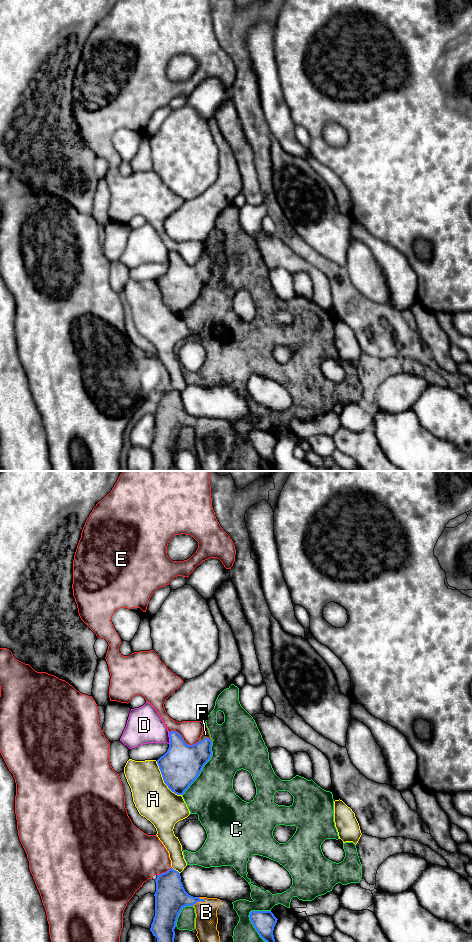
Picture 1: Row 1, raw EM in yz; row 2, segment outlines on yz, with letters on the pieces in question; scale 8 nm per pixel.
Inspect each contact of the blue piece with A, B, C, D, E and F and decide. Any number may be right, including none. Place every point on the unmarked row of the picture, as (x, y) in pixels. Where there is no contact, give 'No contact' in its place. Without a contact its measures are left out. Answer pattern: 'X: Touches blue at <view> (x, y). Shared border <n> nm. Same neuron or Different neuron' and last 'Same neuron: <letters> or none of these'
A: Touches blue at yz (164, 301). Shared border 340 nm. Different neuron
B: Touches blue at yz (198, 421). Shared border 120 nm. Same neuron
C: Touches blue at yz (256, 450). Shared border 340 nm. Different neuron
D: Touches blue at yz (170, 258). Shared border 100 nm. Different neuron
E: Touches blue at yz (183, 260). Shared border 260 nm. Different neuron
F: Touches blue at yz (205, 258). Shared border 100 nm. Same neuron
Same neuron: B, F

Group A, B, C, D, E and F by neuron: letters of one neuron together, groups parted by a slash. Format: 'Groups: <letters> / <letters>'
Groups: A / B F / C / D / E

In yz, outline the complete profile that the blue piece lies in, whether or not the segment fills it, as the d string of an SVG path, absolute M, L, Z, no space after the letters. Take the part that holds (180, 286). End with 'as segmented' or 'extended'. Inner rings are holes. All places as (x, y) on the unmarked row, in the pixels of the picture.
M206 242L198 263L188 265L176 251L169 252L167 272L157 280L164 303L177 315L183 315L196 300L212 276L212 259Z; extended

